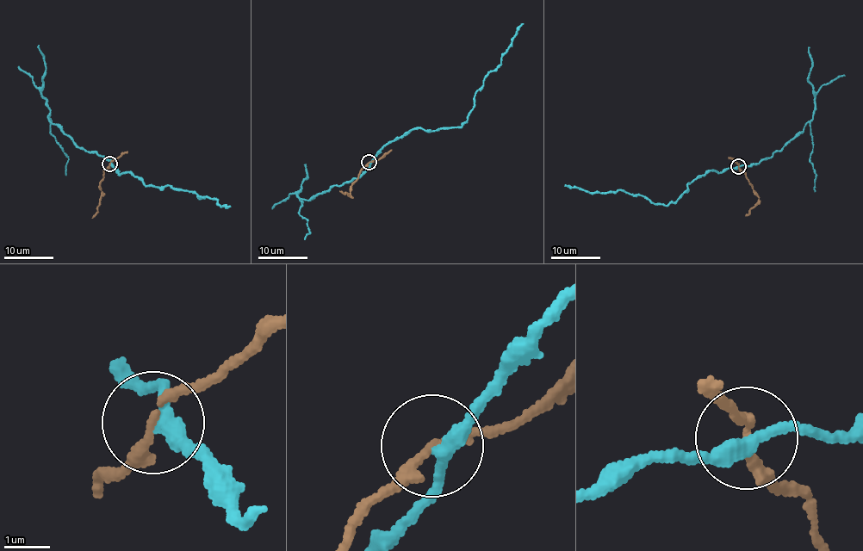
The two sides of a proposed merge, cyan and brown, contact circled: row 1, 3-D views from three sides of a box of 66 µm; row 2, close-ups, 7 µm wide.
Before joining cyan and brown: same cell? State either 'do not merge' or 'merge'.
do not merge

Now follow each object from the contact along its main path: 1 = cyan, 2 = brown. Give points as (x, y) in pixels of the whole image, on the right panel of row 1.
1: (738, 166), (719, 172), (711, 170), (696, 177), (687, 191), (667, 205), (618, 189), (590, 193), (564, 185)
2: (739, 165), (739, 170), (746, 176), (758, 198), (758, 203), (746, 215)

